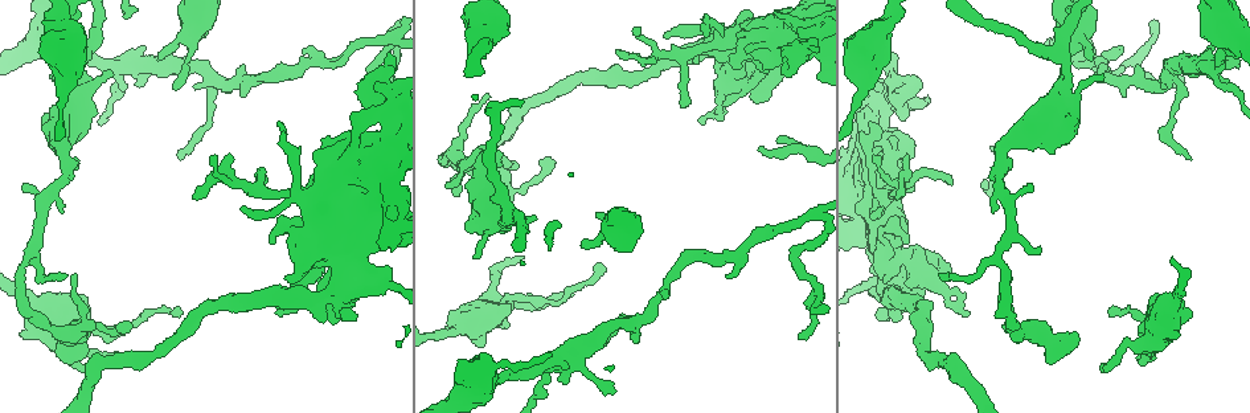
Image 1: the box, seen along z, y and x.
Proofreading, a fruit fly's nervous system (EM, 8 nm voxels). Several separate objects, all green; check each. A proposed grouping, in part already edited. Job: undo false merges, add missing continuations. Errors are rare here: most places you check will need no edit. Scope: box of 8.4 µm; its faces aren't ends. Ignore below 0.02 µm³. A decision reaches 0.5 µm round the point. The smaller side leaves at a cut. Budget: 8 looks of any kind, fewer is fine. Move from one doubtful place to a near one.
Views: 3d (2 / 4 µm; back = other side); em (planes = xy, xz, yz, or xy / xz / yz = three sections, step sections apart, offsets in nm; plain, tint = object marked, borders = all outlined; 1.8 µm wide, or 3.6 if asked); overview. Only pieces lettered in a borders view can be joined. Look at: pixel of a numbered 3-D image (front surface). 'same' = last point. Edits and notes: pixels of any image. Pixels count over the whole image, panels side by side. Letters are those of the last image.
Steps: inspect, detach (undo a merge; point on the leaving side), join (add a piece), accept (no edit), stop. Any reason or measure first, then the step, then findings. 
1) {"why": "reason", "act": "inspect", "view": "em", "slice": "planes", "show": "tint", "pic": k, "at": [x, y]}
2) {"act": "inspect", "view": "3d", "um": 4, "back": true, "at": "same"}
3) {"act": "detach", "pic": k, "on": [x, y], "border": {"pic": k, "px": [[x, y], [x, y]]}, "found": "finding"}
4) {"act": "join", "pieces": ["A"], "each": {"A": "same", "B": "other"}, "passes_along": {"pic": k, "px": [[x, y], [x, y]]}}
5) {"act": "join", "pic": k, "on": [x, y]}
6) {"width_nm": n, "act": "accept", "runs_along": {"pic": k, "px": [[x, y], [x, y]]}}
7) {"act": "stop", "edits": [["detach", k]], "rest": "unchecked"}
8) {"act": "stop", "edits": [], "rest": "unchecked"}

{"why": "branch stops here", "act": "inspect", "view": "em", "slice": "planes", "show": "plain", "pic": 1, "at": [1088, 60]}

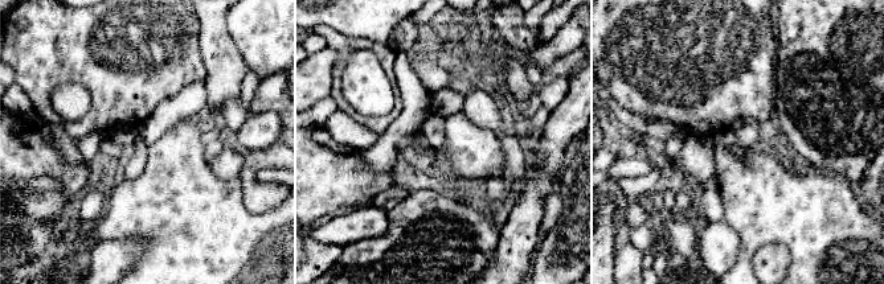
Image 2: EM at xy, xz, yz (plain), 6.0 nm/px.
{"act": "inspect", "view": "em", "slice": "planes", "show": "borders", "at": "same"}

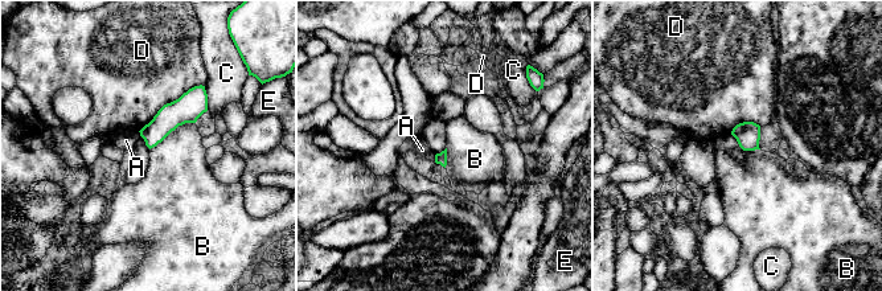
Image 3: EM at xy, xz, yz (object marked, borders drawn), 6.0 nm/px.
{"act": "accept", "each": {"A": "other", "B": "other", "C": "other", "D": "other", "E": "other"}, "runs_along": {"pic": 3, "px": [[200, 89], [152, 136], [150, 143]]}, "found": "no lettered piece goes on from it"}

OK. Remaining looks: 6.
{"why": "tapers out", "act": "inspect", "view": "3d", "um": 4, "pic": 1, "at": [522, 258]}

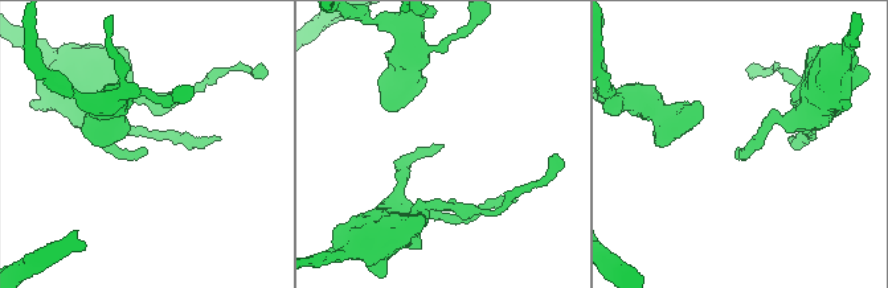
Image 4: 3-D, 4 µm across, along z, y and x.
{"why": "now the EM", "act": "inspect", "view": "em", "slice": "xy", "step": 8, "show": "borders", "pic": 4, "at": [144, 149]}

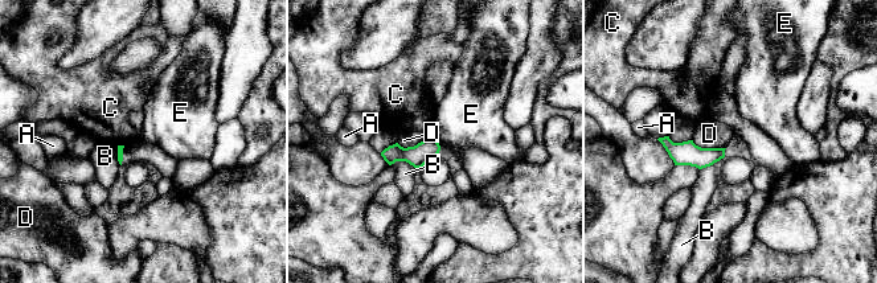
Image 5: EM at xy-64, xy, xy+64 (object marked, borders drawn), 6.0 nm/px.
{"act": "inspect", "view": "em", "slice": "planes", "show": "borders", "at": "same"}

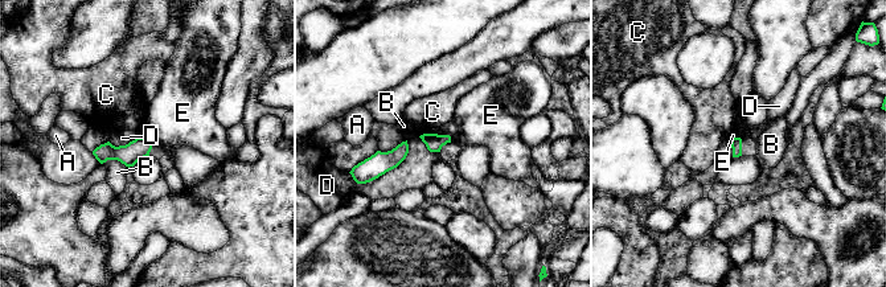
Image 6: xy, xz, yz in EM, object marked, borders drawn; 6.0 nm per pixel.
{"act": "accept", "each": {"A": "other", "B": "other", "C": "other", "D": "other", "E": "other"}, "border": {"pic": 6, "px": [[731, 136], [739, 138]]}, "found": "none of them fits"}

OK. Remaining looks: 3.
{"why": "abrupt turn", "act": "inspect", "view": "3d", "um": 2, "pic": 1, "at": [324, 299]}

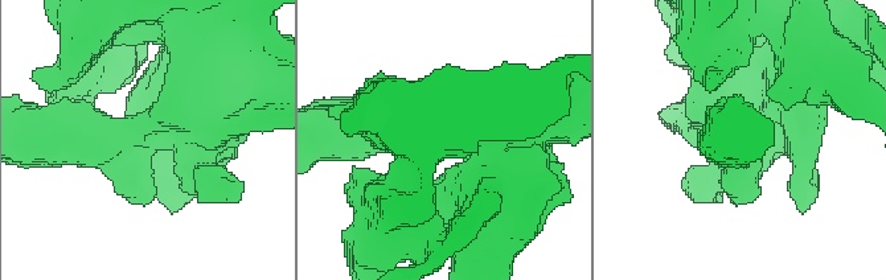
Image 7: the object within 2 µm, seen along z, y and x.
{"act": "inspect", "view": "em", "slice": "xy", "step": 16, "show": "borders", "pic": 7, "at": [153, 132]}

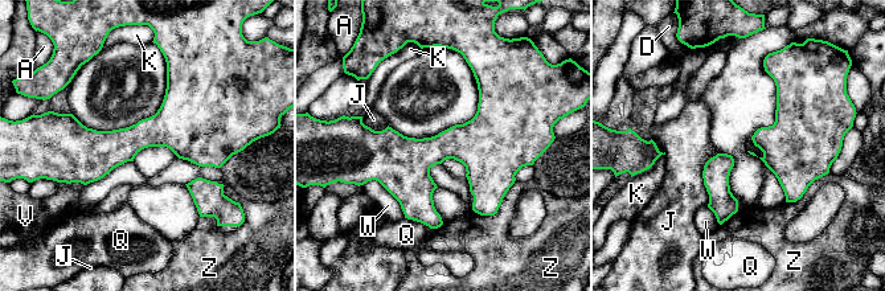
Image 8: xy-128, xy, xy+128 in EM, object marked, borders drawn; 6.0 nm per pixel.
{"act": "accept", "each": {"A": "other", "D": "other", "J": "other", "K": "other", "Q": "other", "V": "other", "W": "other", "Z": "other"}, "border": {"pic": 8, "px": [[720, 152], [703, 171], [708, 205]]}, "found": "one neuron here"}

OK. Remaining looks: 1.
{"act": "stop", "edits": [], "rest": "unchecked"}

